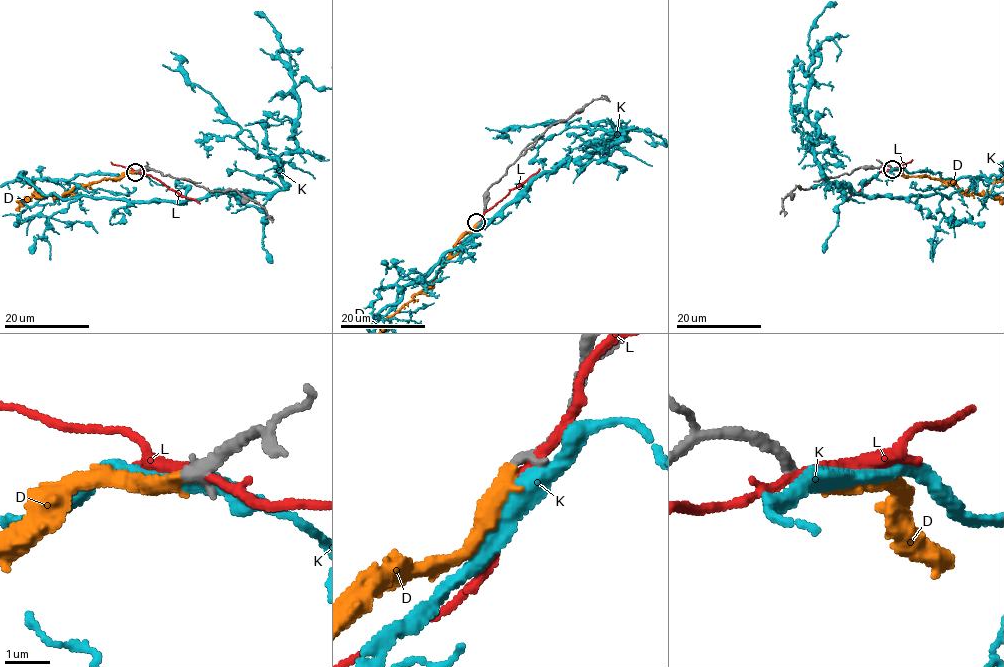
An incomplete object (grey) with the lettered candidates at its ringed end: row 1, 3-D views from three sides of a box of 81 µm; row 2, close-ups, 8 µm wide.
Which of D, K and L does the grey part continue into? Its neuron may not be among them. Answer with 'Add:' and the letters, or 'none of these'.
Add: D

